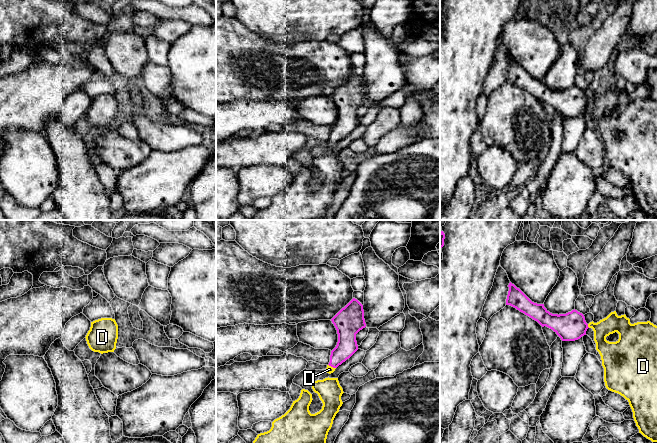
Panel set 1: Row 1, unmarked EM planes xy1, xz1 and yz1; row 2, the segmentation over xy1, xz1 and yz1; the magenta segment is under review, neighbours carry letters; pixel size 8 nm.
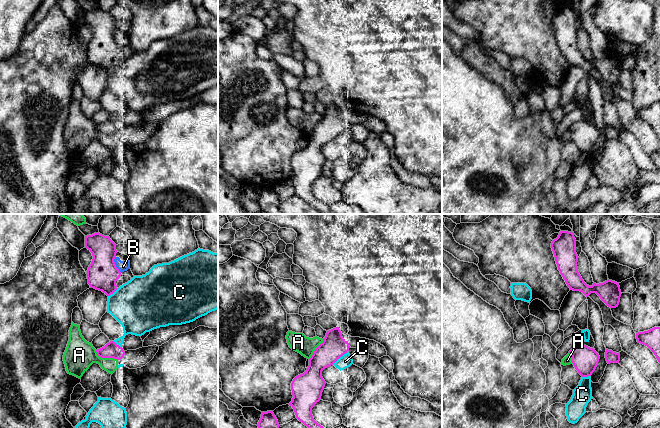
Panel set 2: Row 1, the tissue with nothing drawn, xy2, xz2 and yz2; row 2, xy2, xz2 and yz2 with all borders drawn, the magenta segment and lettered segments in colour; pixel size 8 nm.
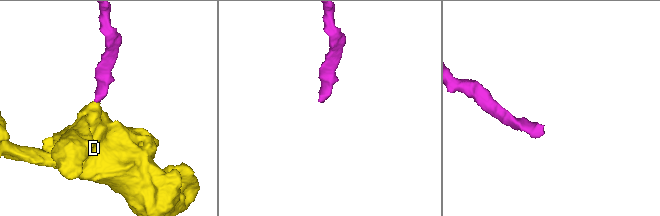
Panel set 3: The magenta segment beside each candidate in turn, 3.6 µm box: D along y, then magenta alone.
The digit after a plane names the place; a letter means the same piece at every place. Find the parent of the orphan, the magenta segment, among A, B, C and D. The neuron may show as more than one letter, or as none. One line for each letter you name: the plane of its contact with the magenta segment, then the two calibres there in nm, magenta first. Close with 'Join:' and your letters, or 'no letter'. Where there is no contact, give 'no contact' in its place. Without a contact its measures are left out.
D: meets magenta in yz1; 220 nm thick on the magenta side, 150 nm on the other
Join: D

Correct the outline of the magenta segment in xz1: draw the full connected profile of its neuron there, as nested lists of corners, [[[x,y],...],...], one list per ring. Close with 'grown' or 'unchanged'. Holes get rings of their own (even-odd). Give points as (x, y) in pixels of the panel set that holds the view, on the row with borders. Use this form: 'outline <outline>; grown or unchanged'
outline [[[353,298],[331,321],[337,330],[338,342],[325,370],[329,374],[358,350],[356,334],[366,327],[363,305]]]; grown

